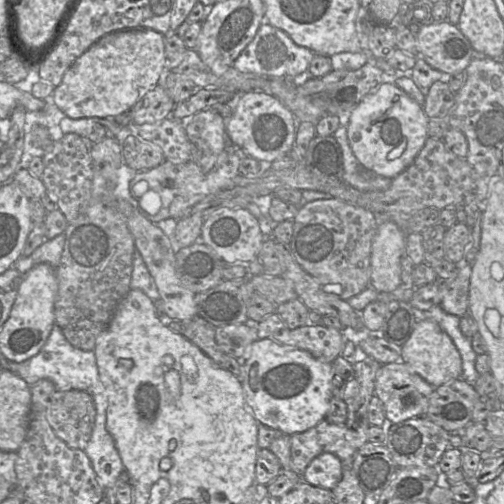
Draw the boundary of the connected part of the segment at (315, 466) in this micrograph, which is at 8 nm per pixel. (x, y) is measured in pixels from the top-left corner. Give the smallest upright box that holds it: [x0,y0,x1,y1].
[303,453,343,490]

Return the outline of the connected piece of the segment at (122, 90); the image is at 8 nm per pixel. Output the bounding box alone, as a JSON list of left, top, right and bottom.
[52,29,166,119]

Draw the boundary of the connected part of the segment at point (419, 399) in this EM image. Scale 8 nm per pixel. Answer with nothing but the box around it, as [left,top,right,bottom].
[375,360,434,424]

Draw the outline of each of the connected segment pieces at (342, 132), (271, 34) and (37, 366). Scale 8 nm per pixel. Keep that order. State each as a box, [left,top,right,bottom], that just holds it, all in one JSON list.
[[334,125,391,191],[233,21,314,77],[8,324,107,399]]

